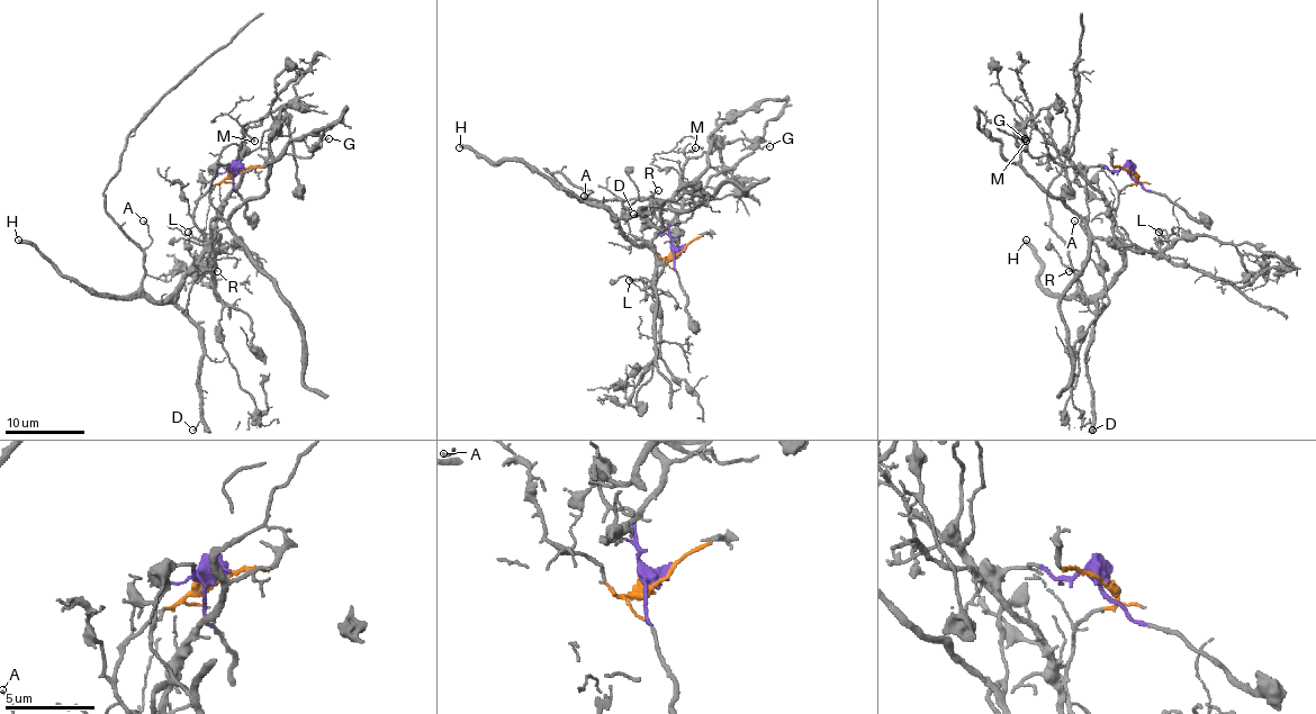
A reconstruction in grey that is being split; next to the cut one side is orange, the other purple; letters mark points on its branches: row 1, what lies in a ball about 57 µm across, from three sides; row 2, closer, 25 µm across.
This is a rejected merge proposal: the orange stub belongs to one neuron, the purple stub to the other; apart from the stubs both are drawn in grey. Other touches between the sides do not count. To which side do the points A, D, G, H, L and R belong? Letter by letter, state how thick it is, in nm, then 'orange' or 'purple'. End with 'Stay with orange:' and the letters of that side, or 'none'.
A: 100 nm | orange
D: 110 nm | orange
G: 60 nm | orange
H: 360 nm | orange
L: 100 nm | orange
R: 160 nm | orange
Stay with orange: A, D, G, H, L, R

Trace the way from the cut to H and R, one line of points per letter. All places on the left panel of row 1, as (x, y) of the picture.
H: (237, 171), (196, 205), (195, 225), (206, 252), (163, 300), (91, 292), (18, 241)
R: (237, 171), (196, 205), (195, 225), (206, 252), (185, 278), (177, 304), (185, 312), (192, 282), (216, 270)

